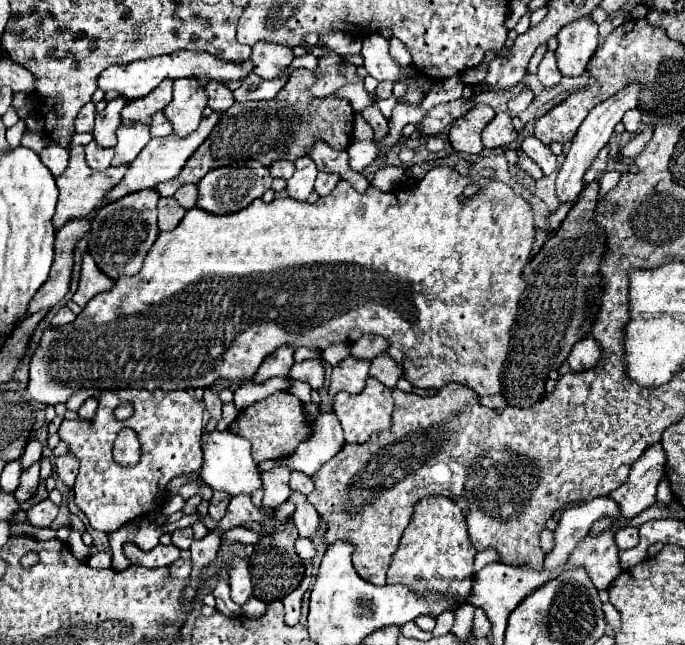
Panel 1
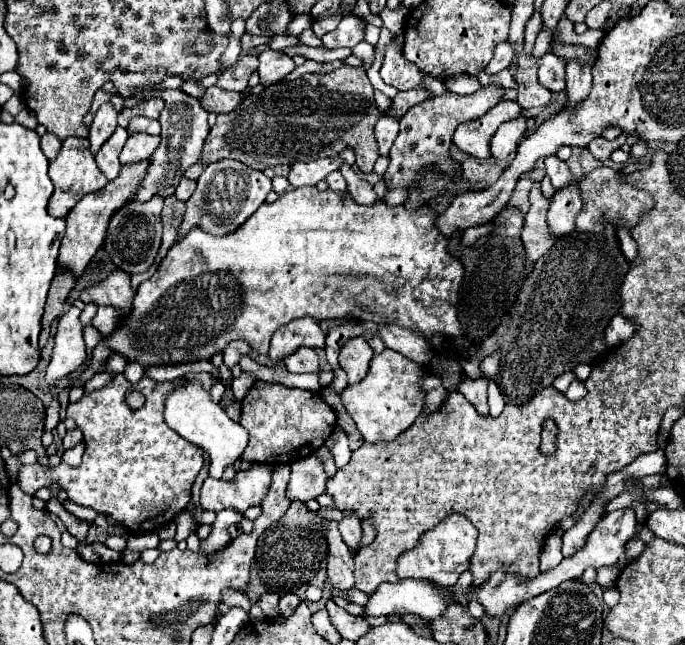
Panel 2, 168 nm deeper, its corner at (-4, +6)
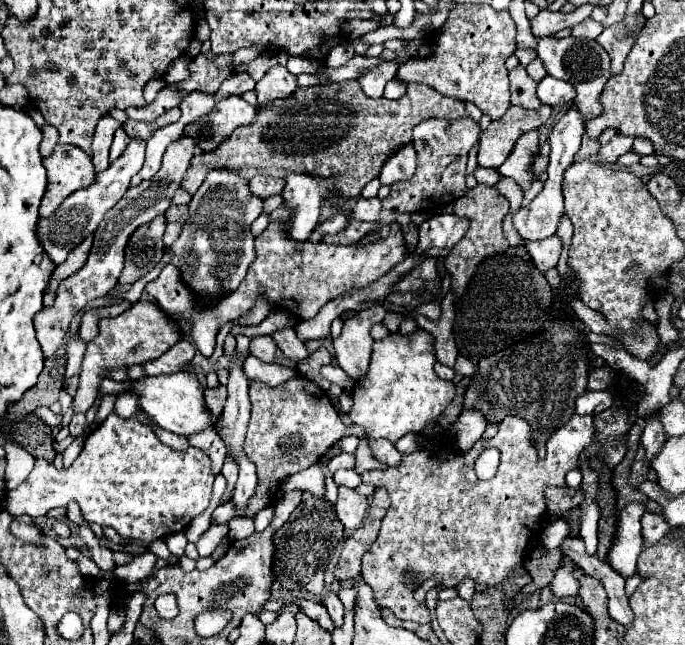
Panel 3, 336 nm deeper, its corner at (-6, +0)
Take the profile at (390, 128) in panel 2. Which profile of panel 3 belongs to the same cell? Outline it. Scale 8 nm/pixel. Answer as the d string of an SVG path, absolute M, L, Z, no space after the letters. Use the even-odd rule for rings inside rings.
M411 144L403 146L403 150L395 150L391 158L383 164L381 184L393 184L397 180L407 180L415 172L415 150Z

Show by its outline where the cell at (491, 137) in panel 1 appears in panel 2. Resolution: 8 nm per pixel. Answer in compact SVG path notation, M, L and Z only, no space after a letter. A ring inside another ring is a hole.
M521 116L517 120L511 120L509 124L501 124L501 128L495 132L495 136L491 140L493 158L505 160L517 150L521 138L525 136L525 122L527 122L527 118Z

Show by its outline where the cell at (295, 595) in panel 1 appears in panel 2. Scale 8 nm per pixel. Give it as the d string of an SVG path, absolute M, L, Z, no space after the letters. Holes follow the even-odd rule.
M283 594L279 600L279 618L275 618L275 622L279 622L279 620L283 622L285 616L289 618L299 602L301 602L301 598L297 594Z

